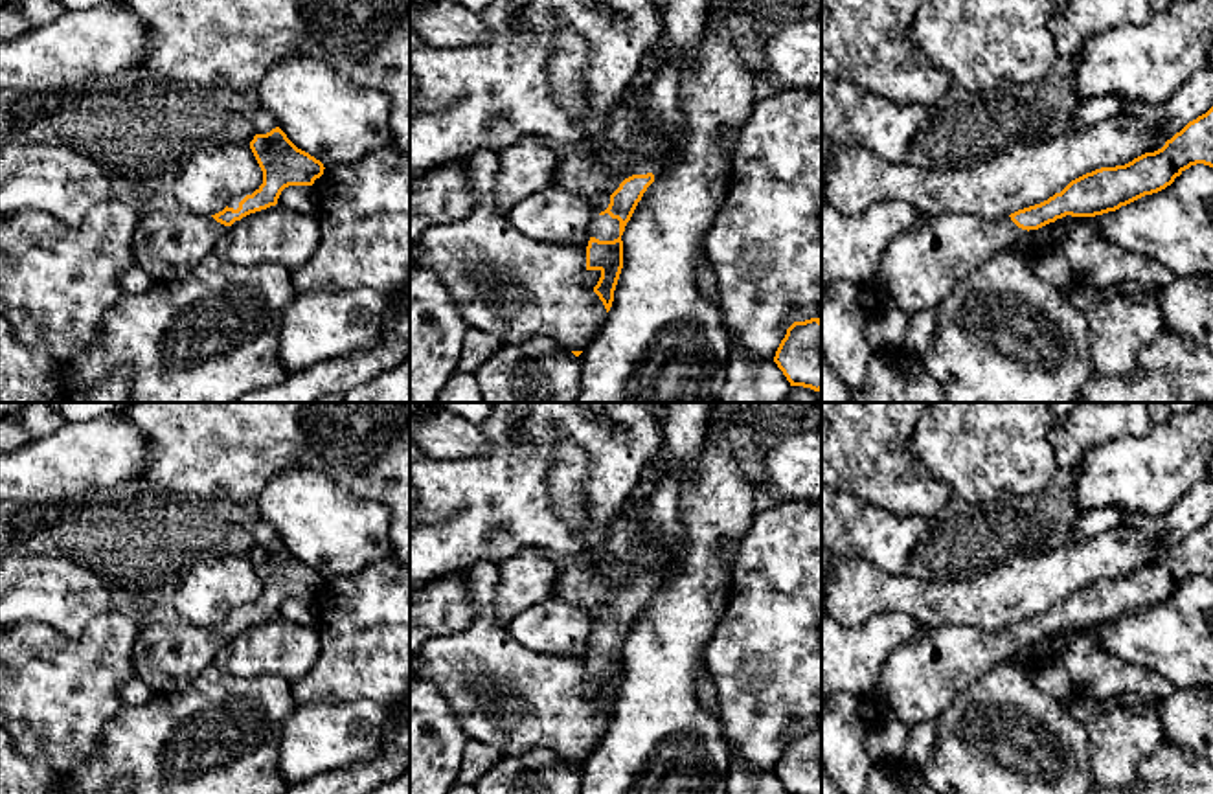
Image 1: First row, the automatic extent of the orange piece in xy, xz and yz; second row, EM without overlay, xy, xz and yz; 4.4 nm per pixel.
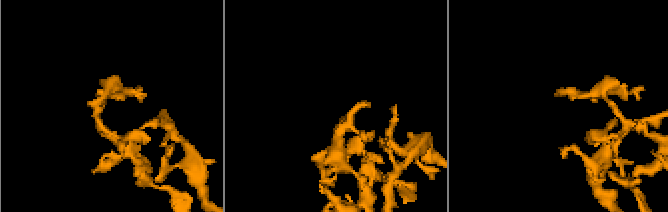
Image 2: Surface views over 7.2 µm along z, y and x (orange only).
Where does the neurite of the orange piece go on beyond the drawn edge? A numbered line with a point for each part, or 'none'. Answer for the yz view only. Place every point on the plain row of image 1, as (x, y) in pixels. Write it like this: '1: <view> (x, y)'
1: yz (919, 680)

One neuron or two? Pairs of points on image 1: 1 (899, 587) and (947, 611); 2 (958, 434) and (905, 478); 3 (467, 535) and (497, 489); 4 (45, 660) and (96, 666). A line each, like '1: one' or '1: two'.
1: one
2: two
3: one
4: one

